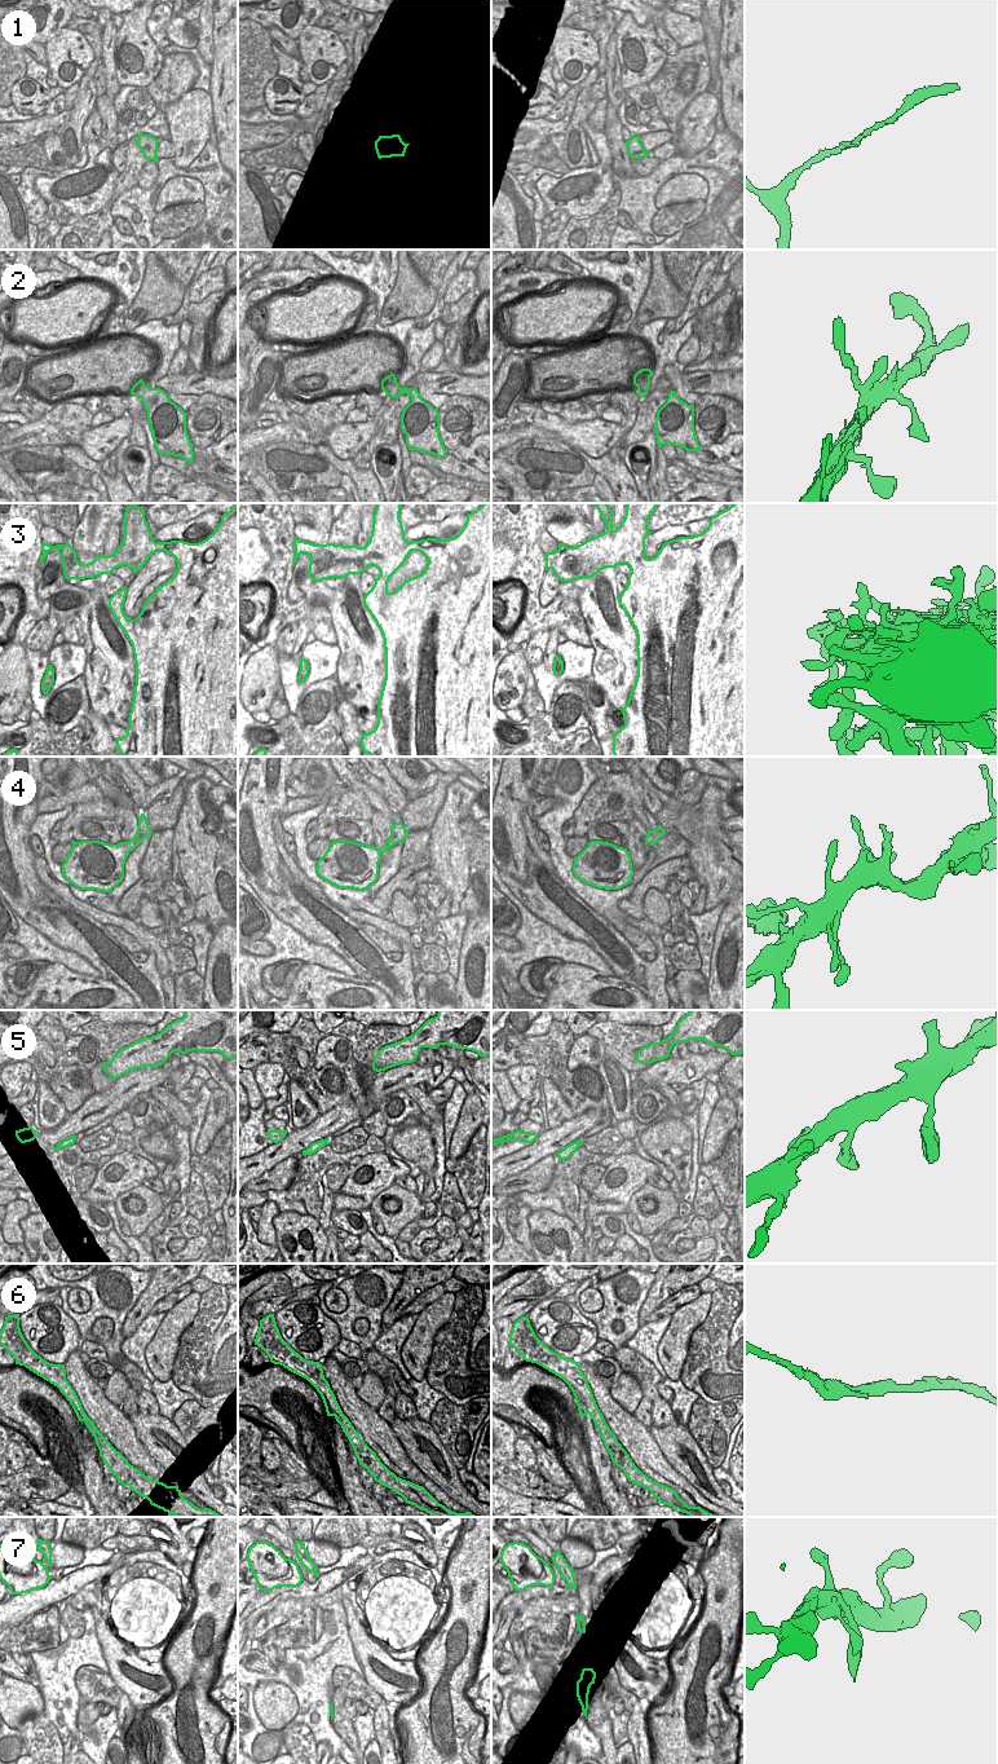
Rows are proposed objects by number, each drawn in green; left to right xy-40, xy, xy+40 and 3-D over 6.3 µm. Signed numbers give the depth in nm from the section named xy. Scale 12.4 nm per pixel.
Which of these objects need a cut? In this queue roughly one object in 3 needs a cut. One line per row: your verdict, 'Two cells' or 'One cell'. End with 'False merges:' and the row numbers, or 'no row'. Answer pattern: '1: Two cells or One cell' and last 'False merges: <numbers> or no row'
1: One cell
2: One cell
3: One cell
4: One cell
5: One cell
6: One cell
7: One cell
False merges: no row

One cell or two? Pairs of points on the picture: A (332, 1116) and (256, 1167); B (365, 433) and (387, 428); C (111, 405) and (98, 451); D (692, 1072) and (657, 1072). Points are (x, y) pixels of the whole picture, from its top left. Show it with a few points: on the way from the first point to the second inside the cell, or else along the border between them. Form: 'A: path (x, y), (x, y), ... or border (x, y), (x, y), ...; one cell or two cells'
A: path (313, 1132), (276, 1155); one cell
B: border (378, 427), (378, 431), (365, 448); two cells
C: border (126, 409), (115, 419); two cells
D: path (683, 1070), (666, 1070); one cell

